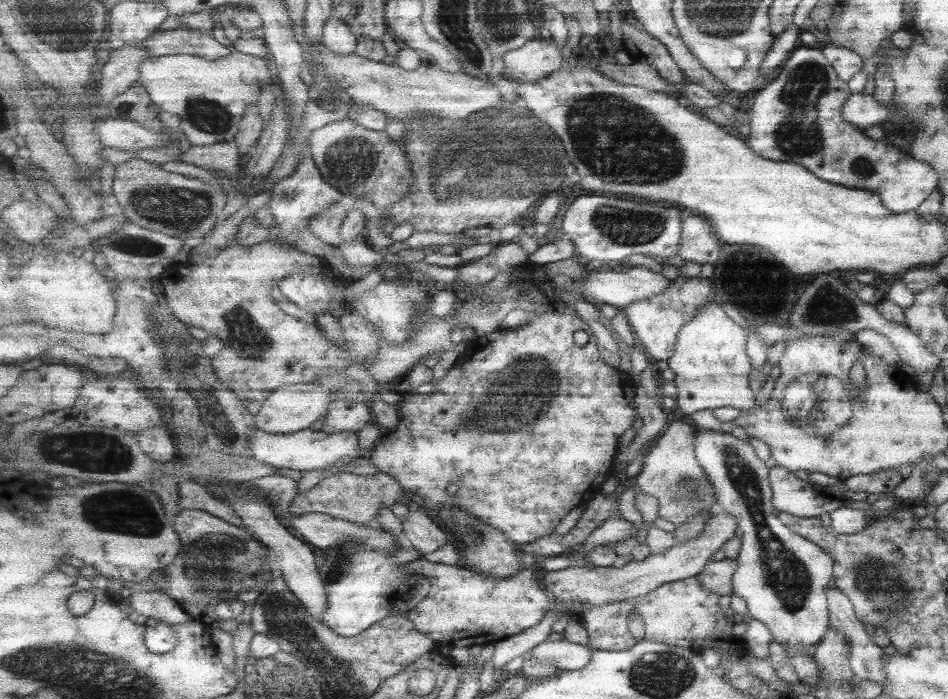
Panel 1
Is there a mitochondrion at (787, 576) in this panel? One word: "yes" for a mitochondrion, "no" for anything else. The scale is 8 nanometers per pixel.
yes

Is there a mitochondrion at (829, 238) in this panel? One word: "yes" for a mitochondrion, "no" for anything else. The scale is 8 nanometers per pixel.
no

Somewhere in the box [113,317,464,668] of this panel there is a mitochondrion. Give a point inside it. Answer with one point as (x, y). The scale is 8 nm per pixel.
(224, 563)

